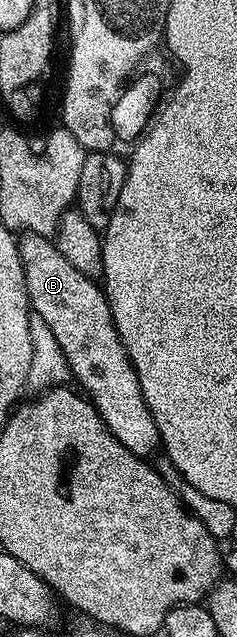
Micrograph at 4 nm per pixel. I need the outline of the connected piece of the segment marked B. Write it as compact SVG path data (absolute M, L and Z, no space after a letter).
M24 234L18 240L18 245L19 256L23 262L23 272L27 278L27 296L31 302L31 310L41 317L41 321L45 321L45 325L49 325L53 337L57 337L57 345L67 362L70 378L80 383L78 386L82 388L86 398L95 407L96 413L109 429L111 436L119 441L129 453L138 457L153 454L160 446L159 430L153 421L153 413L149 413L149 405L145 405L145 397L141 393L137 373L119 340L102 286L92 276L81 273L81 269L73 269L73 265L65 261L58 246L50 240Z

